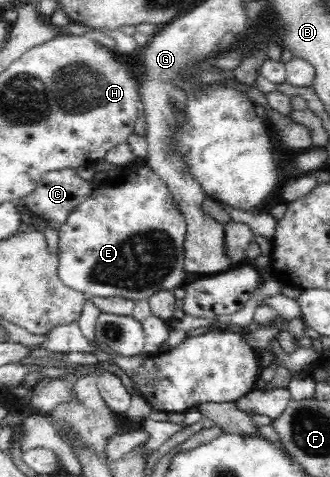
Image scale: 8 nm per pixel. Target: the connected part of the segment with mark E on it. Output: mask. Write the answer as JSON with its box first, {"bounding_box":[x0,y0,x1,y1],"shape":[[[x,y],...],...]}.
{"bounding_box":[58,135,186,302],"shape":[[[131,135],[130,146],[135,161],[127,169],[127,176],[98,180],[93,195],[75,207],[66,222],[58,229],[58,276],[67,287],[94,298],[123,296],[134,302],[147,300],[158,291],[183,287],[184,243],[186,221],[168,186],[147,164],[146,139]]]}

